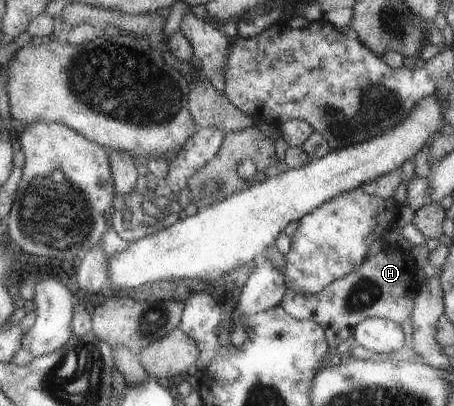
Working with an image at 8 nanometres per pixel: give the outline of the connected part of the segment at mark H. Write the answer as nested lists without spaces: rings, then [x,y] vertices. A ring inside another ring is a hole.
[[[395,249],[393,253],[385,253],[380,250],[375,255],[366,256],[351,273],[335,279],[315,295],[286,289],[278,304],[289,317],[307,320],[322,327],[326,344],[333,349],[351,337],[353,327],[367,317],[381,317],[400,325],[410,317],[413,295],[418,285],[414,269],[416,267],[409,252]]]

